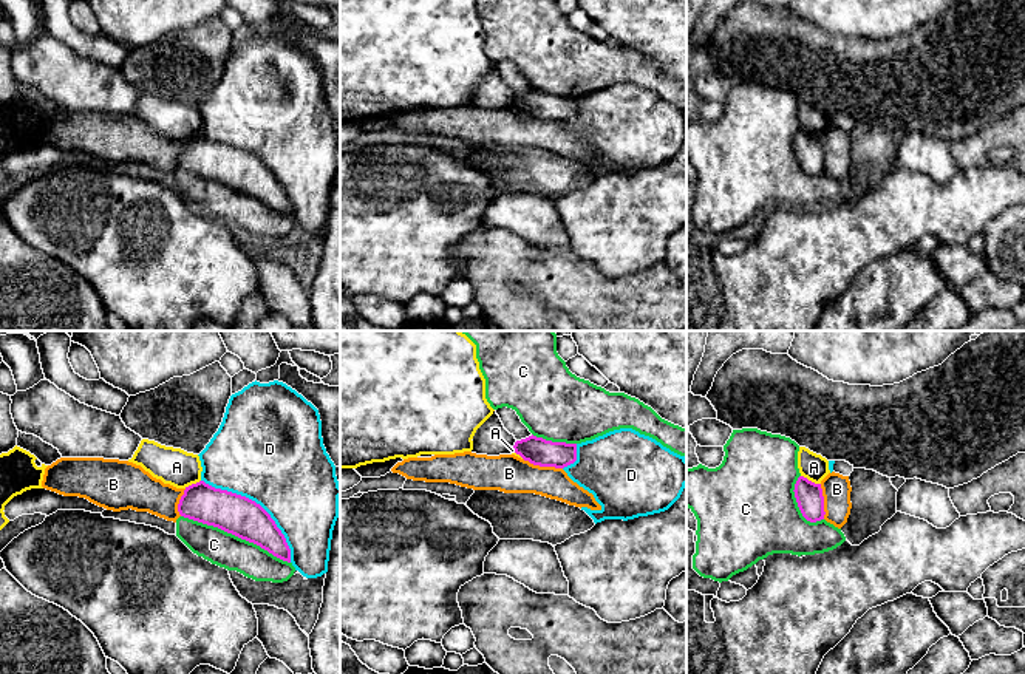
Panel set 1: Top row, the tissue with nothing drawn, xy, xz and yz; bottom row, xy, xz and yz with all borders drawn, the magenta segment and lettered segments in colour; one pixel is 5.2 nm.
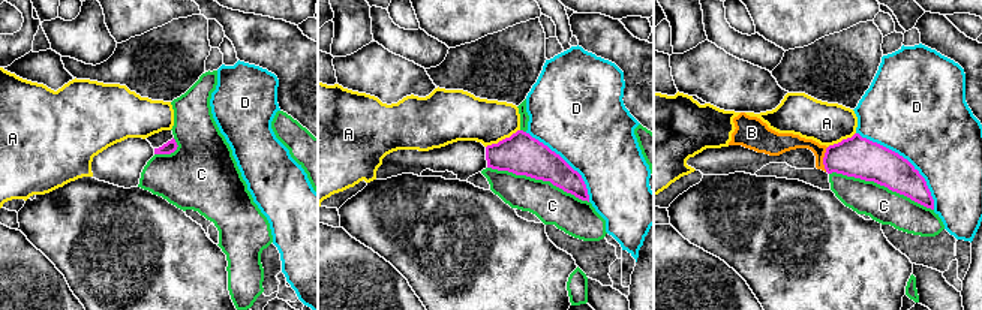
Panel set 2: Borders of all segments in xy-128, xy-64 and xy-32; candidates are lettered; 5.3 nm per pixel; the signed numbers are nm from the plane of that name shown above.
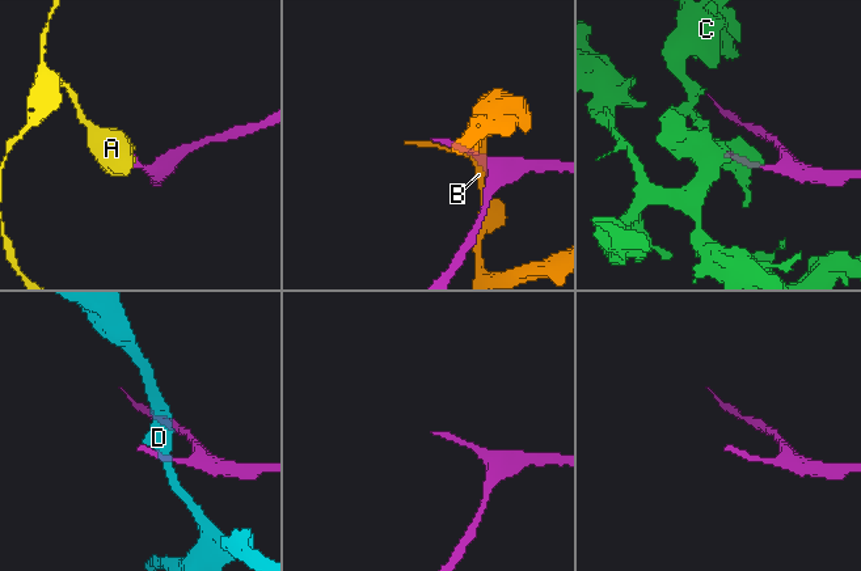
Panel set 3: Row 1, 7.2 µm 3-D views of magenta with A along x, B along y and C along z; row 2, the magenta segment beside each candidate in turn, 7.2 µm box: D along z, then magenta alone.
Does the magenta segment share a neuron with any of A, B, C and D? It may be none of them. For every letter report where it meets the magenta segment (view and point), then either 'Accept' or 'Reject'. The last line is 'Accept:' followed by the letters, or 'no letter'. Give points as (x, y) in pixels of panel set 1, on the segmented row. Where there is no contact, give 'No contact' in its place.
A: Touches magenta at yz (810, 481). Reject
B: Touches magenta at xz (543, 466). Reject
C: Touches magenta at xy (235, 535). Reject
D: Touches magenta at xy (258, 504). Reject
Accept: no letter

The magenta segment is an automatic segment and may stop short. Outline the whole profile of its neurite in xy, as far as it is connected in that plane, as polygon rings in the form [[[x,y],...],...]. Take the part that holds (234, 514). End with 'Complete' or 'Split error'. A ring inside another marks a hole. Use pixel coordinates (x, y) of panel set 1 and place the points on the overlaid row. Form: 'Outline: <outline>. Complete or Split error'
Outline: [[[199,481],[186,487],[178,512],[184,518],[218,527],[291,563],[291,549],[275,521],[246,496]]]. Complete

